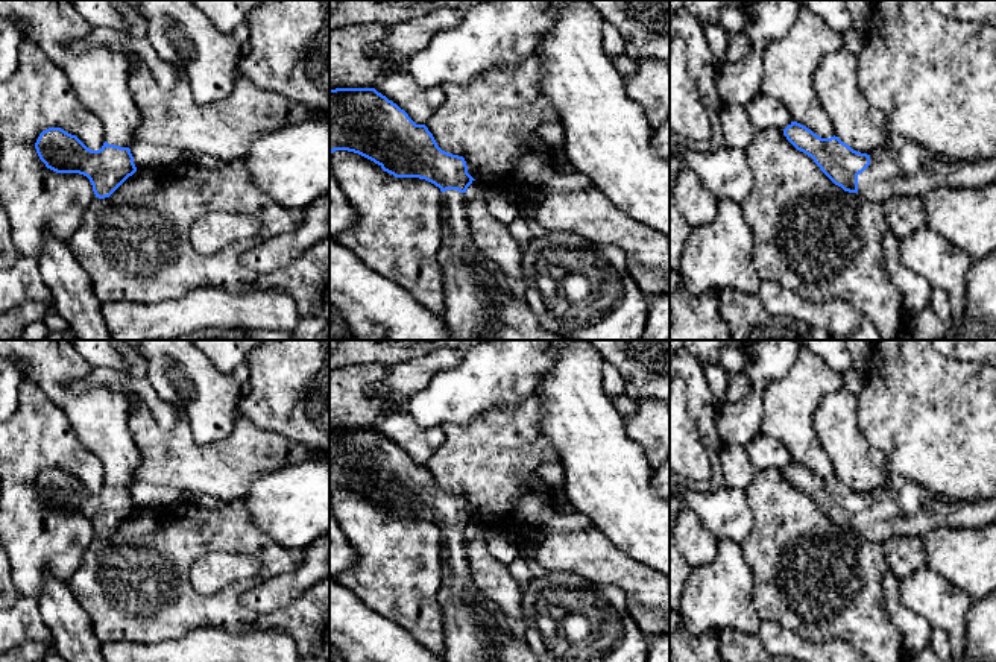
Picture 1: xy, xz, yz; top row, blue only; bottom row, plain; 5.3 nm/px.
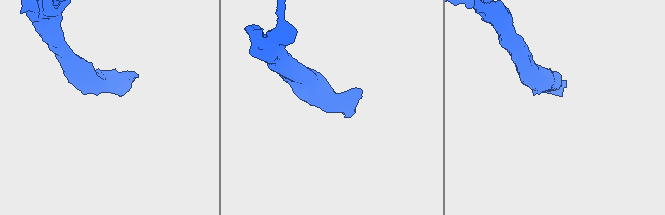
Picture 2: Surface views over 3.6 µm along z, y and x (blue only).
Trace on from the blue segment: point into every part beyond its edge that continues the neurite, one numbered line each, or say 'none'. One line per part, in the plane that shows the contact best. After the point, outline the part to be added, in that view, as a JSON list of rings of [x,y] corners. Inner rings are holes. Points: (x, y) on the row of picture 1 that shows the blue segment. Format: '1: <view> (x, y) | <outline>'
1: yz (905, 167) | [[[893,135],[890,146],[870,153],[870,166],[858,175],[858,194],[882,203],[897,194],[925,197],[938,187],[979,188],[996,182],[996,156],[976,161],[944,161],[916,141]]]

